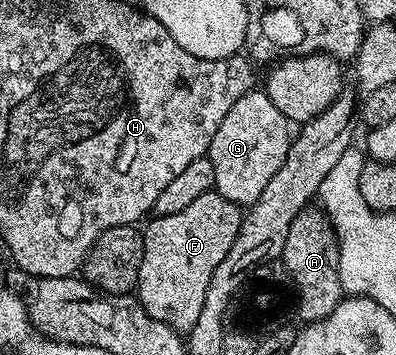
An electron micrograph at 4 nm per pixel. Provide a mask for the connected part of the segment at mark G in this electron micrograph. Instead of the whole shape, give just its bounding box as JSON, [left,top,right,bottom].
[206,88,290,208]

